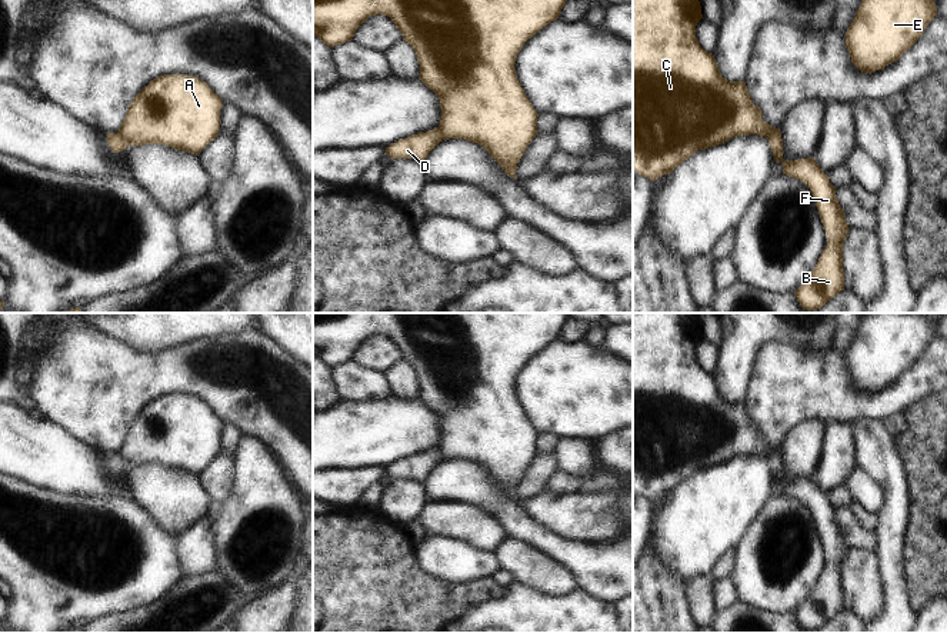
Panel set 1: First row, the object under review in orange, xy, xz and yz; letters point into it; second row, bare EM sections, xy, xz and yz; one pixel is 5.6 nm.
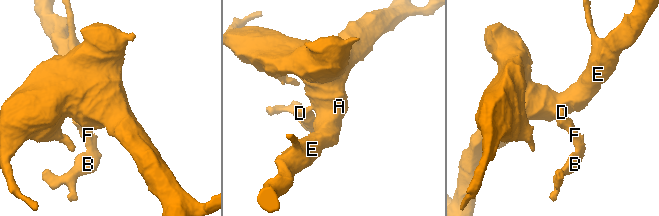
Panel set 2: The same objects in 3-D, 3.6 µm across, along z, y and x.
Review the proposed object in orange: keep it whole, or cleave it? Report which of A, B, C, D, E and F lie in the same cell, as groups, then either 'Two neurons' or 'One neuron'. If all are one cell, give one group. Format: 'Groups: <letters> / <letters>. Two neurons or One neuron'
Groups: A C E / B D F. Two neurons

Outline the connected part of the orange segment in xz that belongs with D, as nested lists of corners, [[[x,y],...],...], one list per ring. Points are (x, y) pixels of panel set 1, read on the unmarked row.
[[[434,449],[390,464],[386,467],[386,474],[390,479],[414,479],[423,483],[440,462],[443,462],[443,456],[439,449]]]

